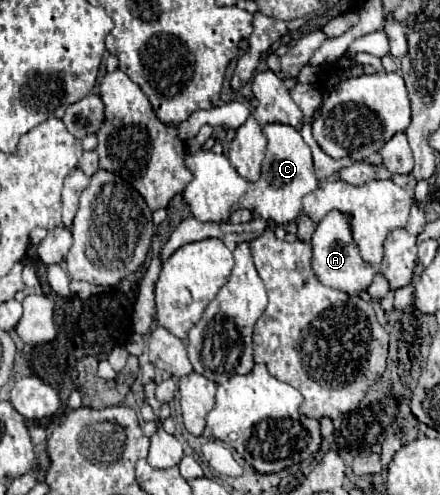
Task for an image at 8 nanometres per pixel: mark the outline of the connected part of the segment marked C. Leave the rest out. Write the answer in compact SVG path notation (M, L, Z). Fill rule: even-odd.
M204 125L196 139L186 141L186 165L192 169L194 179L184 189L184 199L196 219L202 221L226 221L238 209L250 209L254 215L274 221L276 225L286 225L296 221L302 213L302 197L318 189L318 179L314 175L314 163L310 147L304 143L300 131L290 125L264 125L267 138L266 159L262 163L262 175L258 181L246 181L230 165L226 156L205 151L203 145L211 137L212 127Z

